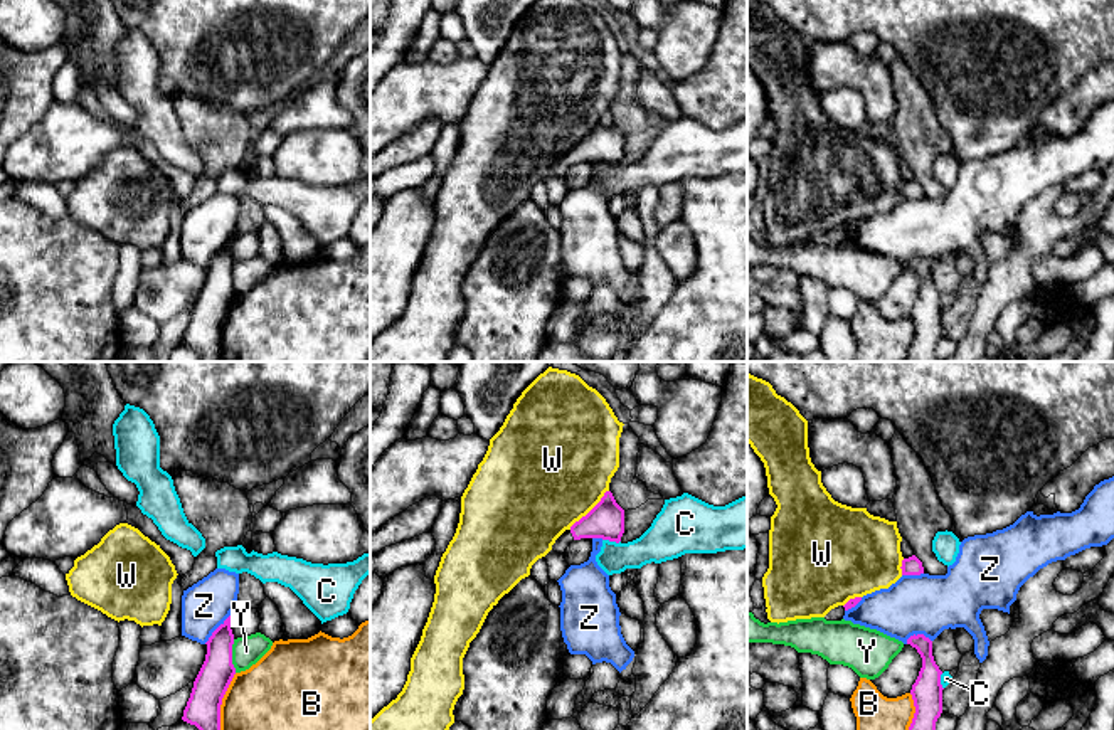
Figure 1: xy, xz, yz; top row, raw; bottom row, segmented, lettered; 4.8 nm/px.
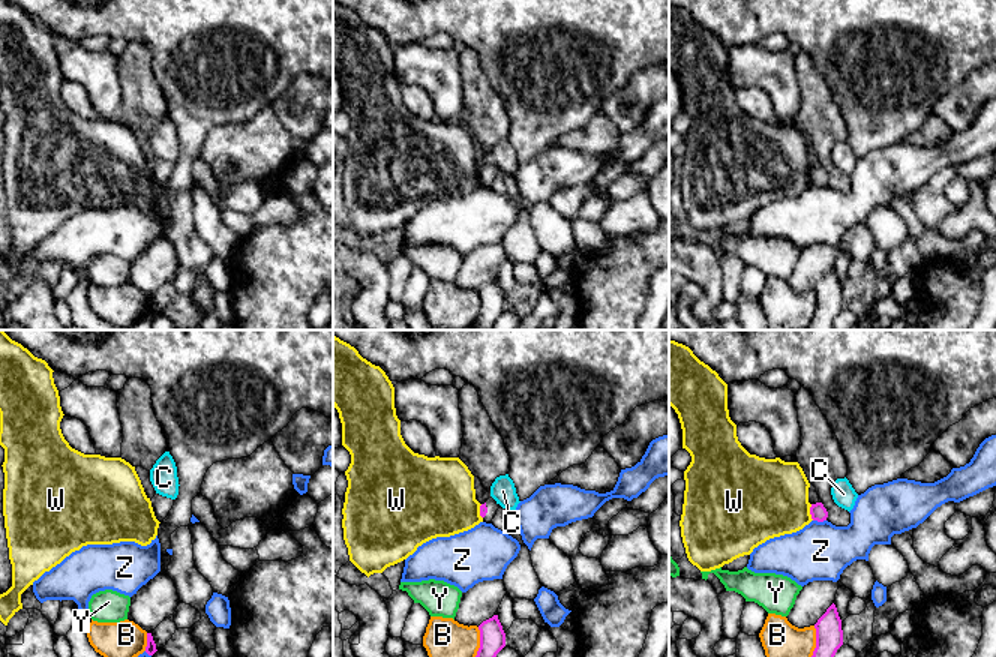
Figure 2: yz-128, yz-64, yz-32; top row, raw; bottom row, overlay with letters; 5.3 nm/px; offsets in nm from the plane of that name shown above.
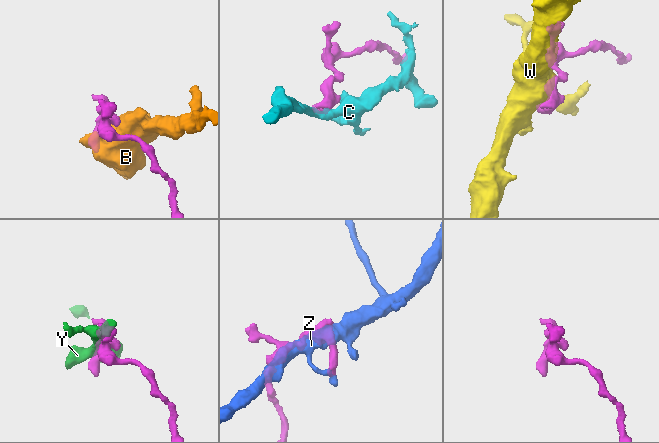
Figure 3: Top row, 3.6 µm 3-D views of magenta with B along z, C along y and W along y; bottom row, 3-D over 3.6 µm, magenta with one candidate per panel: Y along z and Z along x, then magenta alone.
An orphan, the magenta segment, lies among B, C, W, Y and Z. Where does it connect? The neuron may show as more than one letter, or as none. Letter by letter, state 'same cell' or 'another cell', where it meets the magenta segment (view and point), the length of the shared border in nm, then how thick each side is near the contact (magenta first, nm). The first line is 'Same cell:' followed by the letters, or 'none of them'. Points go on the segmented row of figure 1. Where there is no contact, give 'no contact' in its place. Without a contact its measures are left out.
Same cell: none of them
B: another cell; contact xy (221, 702); length 280 nm; calibres 160 and 340 nm
C: another cell; contact xz (611, 540); length 90 nm; calibres 180 and 190 nm
W: another cell; contact xz (591, 510); length 260 nm; calibres 180 and 500 nm
Y: another cell; contact xy (231, 656); length 160 nm; calibres 160 and 140 nm
Z: another cell; contact xy (221, 624); length 240 nm; calibres 160 and 220 nm

